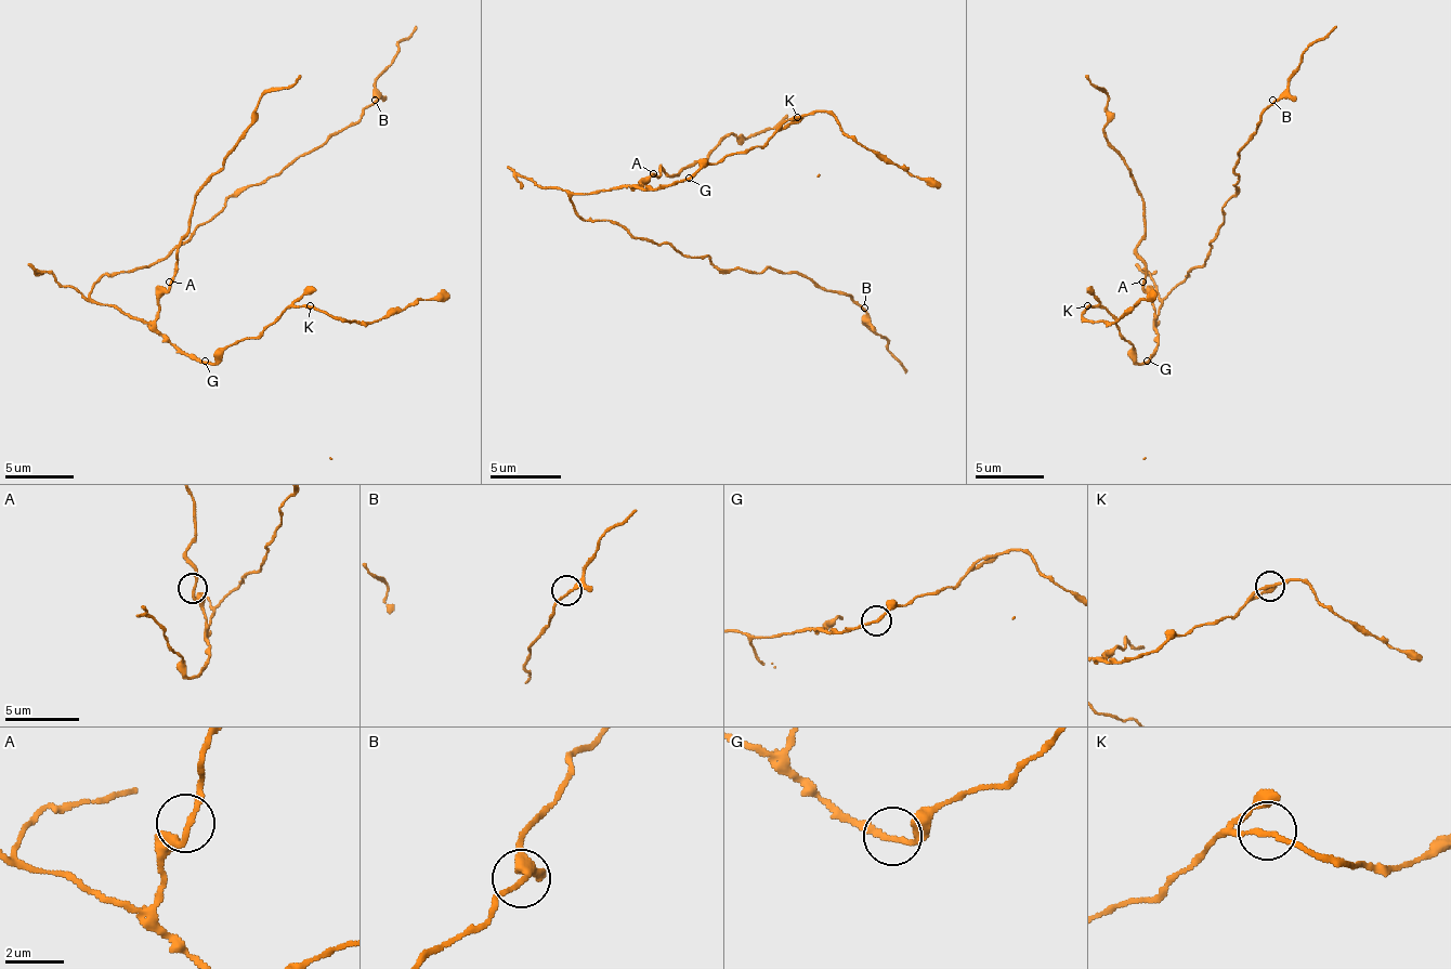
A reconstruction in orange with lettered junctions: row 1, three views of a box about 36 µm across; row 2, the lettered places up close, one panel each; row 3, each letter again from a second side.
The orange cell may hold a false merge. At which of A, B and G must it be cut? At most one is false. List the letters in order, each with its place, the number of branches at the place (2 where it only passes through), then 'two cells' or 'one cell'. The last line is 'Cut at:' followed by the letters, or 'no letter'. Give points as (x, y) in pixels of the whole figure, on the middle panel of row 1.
A: at (653, 173); 2 branches meet; one cell
B: at (864, 308); 2 branches meet; one cell
G: at (689, 178); 2 branches meet; two cells
Cut at: G

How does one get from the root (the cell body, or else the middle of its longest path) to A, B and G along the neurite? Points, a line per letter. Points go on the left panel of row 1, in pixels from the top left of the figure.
A: (91, 291), (97, 302), (115, 305), (148, 323), (159, 309), (159, 296), (169, 282)
B: (91, 291), (104, 275), (162, 261), (235, 193), (279, 175), (334, 134), (351, 128), (375, 100)
G: (91, 291), (97, 302), (115, 305), (145, 323), (153, 323), (186, 353), (204, 361)

